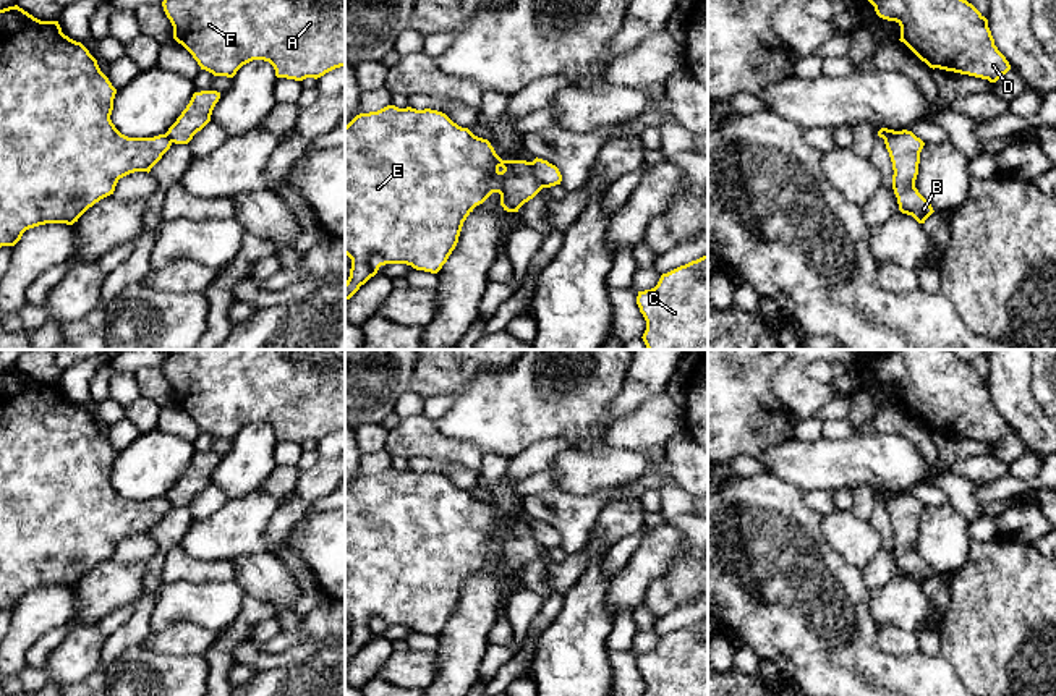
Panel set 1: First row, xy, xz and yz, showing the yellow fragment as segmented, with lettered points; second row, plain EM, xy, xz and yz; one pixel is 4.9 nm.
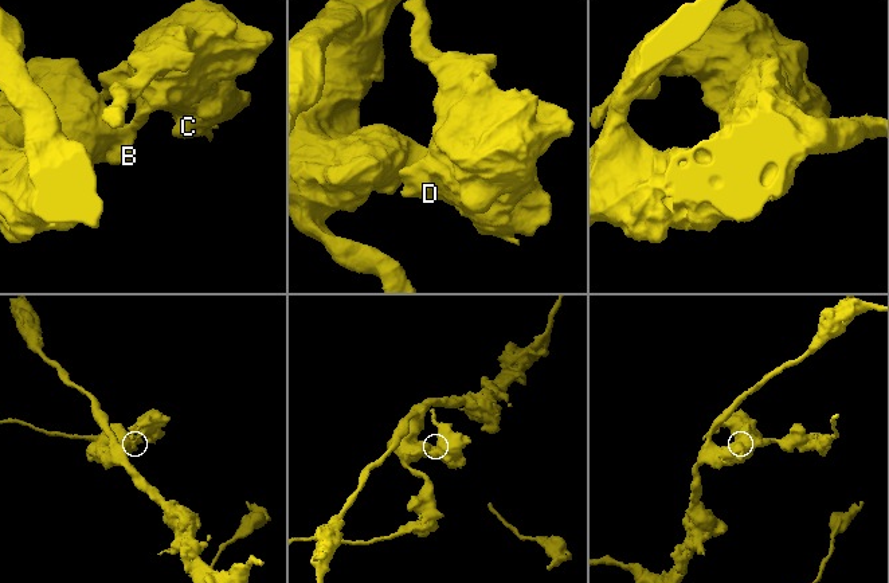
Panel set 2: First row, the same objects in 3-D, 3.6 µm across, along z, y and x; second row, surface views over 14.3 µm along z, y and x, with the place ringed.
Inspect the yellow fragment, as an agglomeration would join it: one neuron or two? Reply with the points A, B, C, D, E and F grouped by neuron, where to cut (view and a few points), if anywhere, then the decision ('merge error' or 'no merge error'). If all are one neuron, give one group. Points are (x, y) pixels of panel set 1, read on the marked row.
A C D F / B E | xz (528, 162), (535, 177), (545, 186) | merge error

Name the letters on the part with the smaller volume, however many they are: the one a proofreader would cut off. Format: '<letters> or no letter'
A, C, D, F

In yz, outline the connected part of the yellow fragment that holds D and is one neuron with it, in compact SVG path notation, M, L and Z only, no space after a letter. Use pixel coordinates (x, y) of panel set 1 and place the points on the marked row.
M868 0L879 18L901 26L904 42L930 68L939 68L996 83L1011 70L994 45L988 19L967 0Z

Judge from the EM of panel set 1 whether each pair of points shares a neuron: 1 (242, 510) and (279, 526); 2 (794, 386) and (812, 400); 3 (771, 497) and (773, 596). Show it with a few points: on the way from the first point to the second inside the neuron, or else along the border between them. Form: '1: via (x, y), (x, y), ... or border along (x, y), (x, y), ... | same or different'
1: border along (282, 502), (268, 528), (266, 543), (269, 551) | different
2: via (799, 390), (807, 397) | same
3: via (771, 522), (771, 572) | same

